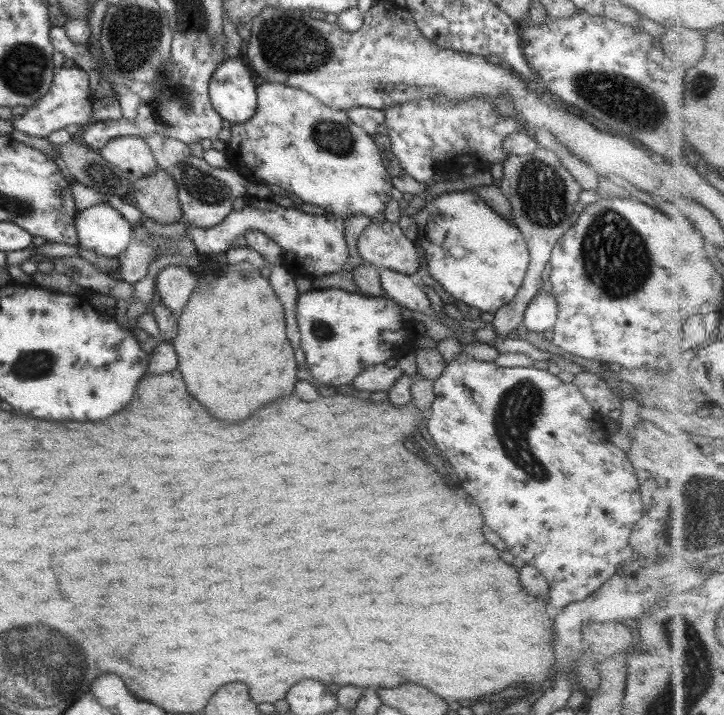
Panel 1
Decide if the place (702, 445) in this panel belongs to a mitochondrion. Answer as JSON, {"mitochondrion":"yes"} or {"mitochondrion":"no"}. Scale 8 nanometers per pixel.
{"mitochondrion":"no"}

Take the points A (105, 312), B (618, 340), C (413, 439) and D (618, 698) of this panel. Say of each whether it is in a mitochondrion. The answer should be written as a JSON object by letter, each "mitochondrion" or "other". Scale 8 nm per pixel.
{"A":"other","B":"other","C":"other","D":"other"}

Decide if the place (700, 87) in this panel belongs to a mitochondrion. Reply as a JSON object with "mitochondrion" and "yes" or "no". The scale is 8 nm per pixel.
{"mitochondrion":"yes"}

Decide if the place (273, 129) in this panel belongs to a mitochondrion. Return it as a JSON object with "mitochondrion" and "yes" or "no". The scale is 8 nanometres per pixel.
{"mitochondrion":"no"}

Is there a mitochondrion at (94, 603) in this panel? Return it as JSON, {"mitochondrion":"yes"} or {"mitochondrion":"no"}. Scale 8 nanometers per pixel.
{"mitochondrion":"no"}

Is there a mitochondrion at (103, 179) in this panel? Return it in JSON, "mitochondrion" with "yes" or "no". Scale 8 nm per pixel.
{"mitochondrion":"yes"}

